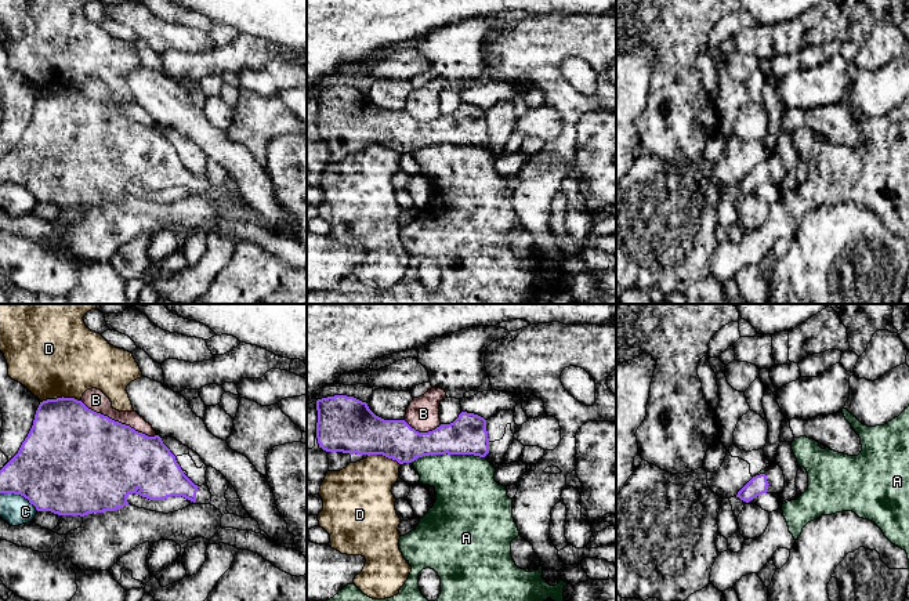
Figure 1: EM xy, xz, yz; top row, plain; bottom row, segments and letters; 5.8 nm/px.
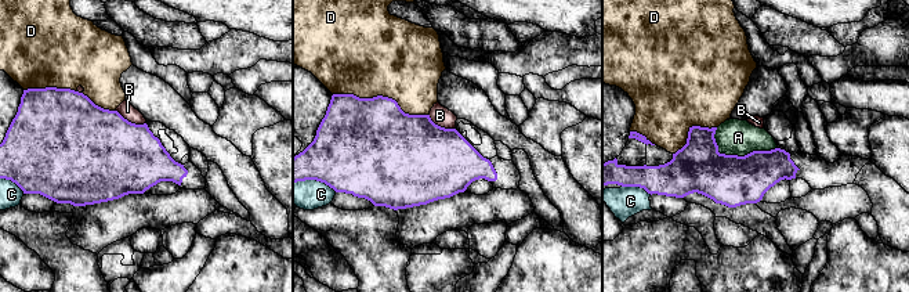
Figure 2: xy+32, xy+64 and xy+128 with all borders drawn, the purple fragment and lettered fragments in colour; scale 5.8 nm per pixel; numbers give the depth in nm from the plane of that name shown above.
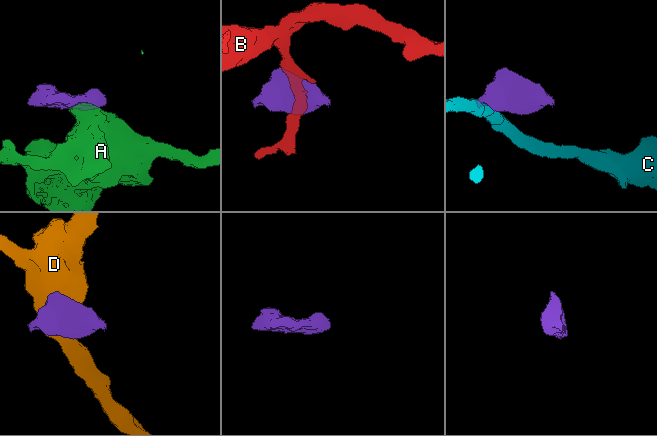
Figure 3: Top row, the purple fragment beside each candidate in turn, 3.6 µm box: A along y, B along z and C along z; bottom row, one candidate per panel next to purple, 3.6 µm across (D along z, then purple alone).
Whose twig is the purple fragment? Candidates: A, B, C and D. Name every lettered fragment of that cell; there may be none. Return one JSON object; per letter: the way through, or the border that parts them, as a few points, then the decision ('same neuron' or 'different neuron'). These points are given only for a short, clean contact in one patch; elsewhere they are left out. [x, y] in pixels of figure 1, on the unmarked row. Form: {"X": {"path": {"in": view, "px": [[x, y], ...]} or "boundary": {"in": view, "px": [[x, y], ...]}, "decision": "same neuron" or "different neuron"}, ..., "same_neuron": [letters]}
{"A": {"decision": "different neuron"}, "B": {"decision": "different neuron"}, "C": {"boundary": {"in": "xy", "px": [[0, 183], [20, 184], [37, 201]]}, "decision": "different neuron"}, "D": {"decision": "different neuron"}, "same_neuron": []}

